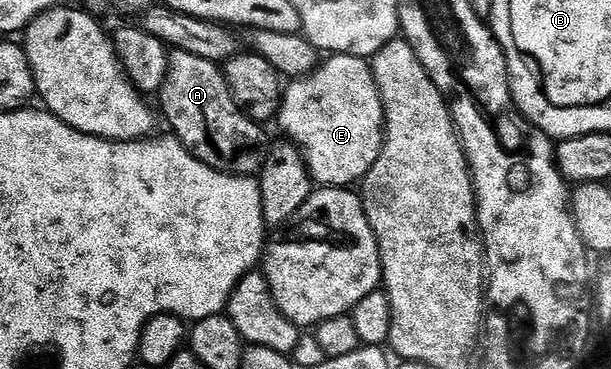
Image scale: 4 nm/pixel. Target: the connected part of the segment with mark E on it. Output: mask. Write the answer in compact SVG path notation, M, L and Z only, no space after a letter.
M329 54L314 73L283 88L279 123L300 148L313 184L345 189L359 184L384 147L384 106L369 60Z

